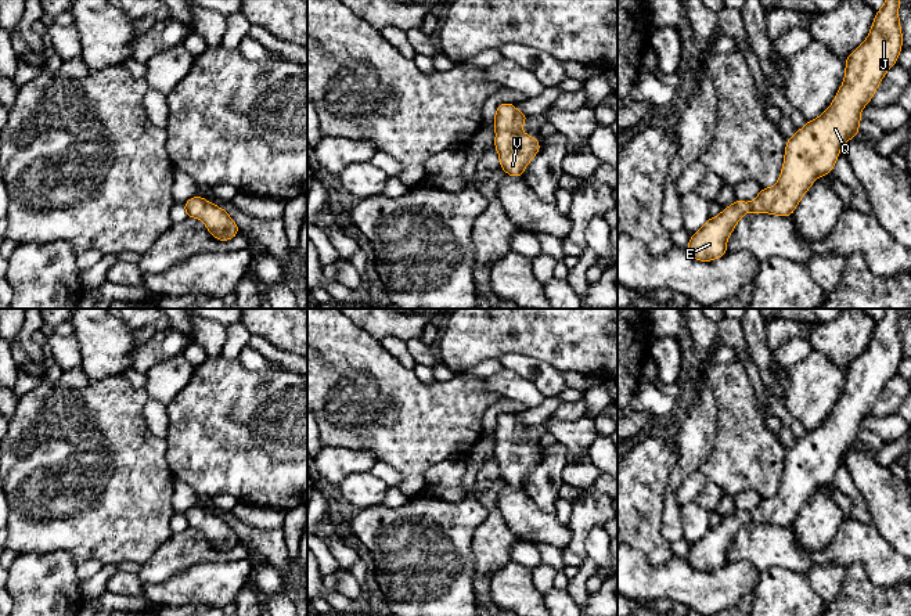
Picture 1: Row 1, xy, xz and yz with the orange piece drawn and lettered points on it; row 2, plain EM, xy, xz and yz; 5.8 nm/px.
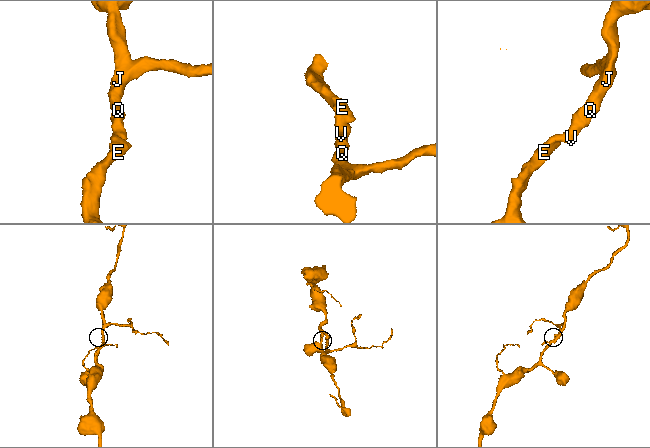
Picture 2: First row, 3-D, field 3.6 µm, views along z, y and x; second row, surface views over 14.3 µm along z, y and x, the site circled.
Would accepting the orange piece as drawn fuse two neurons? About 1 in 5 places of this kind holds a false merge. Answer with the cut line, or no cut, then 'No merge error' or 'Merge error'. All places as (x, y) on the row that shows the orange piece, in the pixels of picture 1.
No split. No merge error

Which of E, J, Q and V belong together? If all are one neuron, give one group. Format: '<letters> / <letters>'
E J Q V

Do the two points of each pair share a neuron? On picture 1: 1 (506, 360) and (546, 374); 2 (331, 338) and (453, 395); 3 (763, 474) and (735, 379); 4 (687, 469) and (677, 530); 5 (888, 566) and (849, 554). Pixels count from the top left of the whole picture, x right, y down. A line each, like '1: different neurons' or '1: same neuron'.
1: same neuron
2: same neuron
3: same neuron
4: same neuron
5: same neuron

